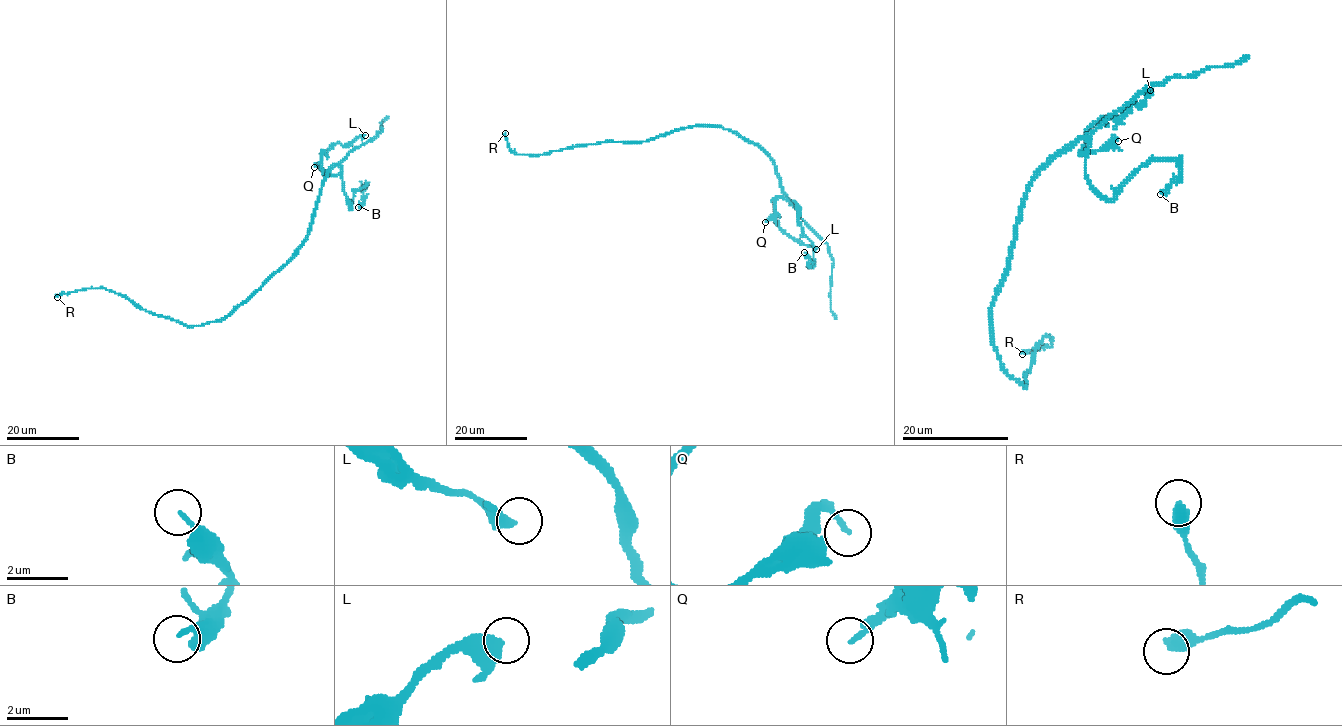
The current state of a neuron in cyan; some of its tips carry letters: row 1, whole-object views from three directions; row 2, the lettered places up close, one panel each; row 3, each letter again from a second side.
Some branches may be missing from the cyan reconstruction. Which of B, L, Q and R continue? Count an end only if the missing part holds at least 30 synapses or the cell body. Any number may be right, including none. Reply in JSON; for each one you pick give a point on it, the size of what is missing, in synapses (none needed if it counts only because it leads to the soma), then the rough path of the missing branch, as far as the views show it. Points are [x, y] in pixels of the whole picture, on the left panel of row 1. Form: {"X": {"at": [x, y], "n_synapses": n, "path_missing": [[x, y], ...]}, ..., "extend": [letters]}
{"extend": []}

